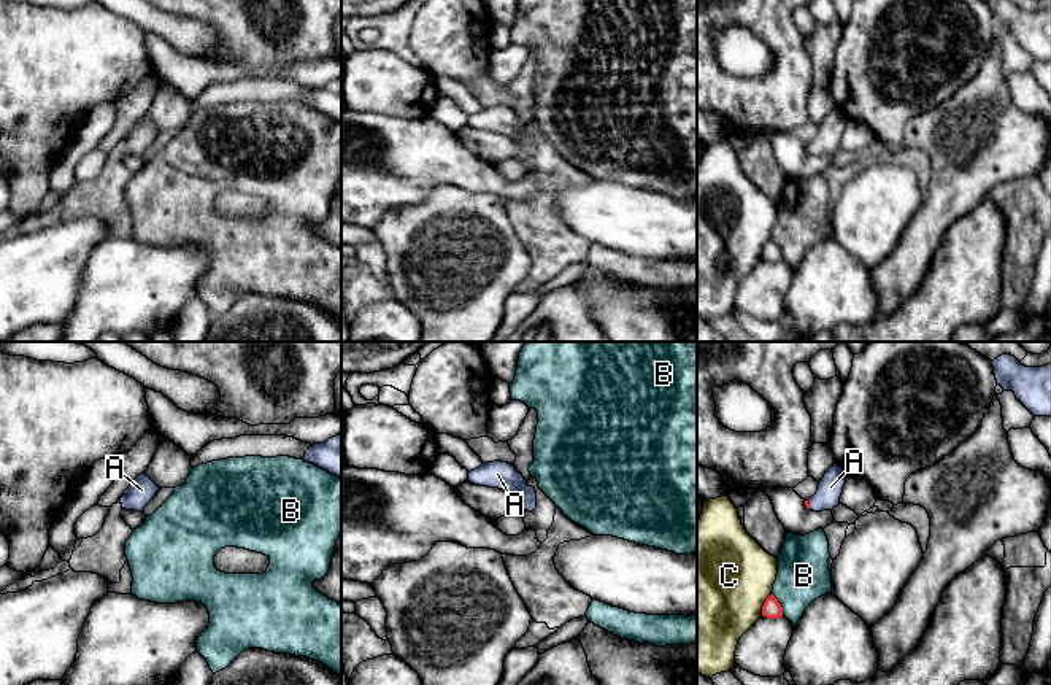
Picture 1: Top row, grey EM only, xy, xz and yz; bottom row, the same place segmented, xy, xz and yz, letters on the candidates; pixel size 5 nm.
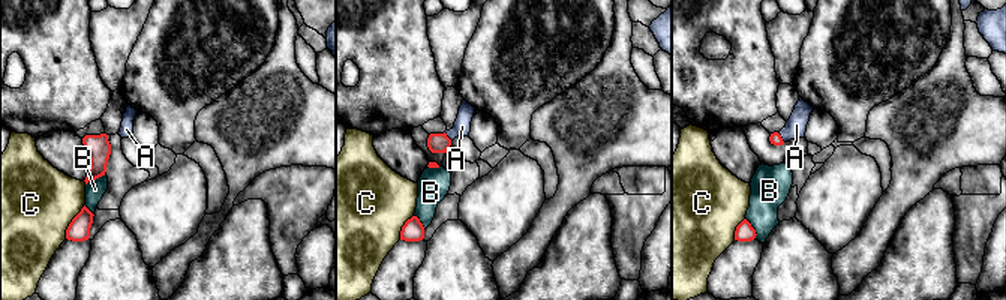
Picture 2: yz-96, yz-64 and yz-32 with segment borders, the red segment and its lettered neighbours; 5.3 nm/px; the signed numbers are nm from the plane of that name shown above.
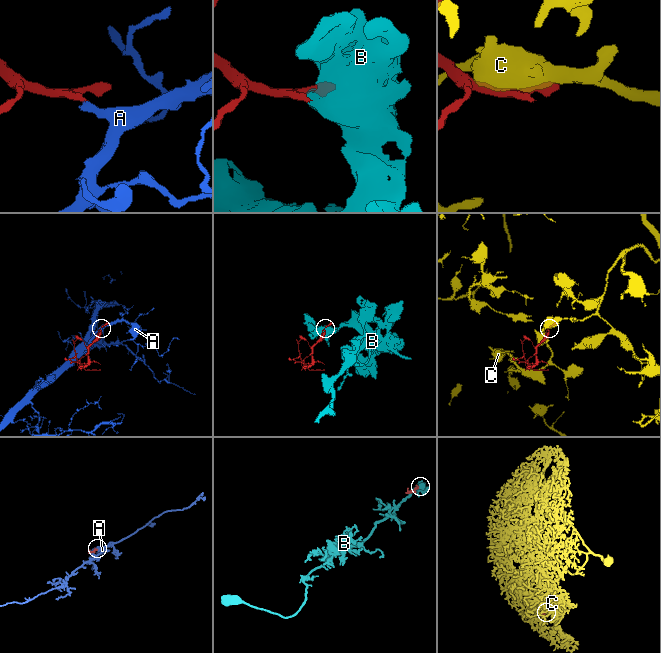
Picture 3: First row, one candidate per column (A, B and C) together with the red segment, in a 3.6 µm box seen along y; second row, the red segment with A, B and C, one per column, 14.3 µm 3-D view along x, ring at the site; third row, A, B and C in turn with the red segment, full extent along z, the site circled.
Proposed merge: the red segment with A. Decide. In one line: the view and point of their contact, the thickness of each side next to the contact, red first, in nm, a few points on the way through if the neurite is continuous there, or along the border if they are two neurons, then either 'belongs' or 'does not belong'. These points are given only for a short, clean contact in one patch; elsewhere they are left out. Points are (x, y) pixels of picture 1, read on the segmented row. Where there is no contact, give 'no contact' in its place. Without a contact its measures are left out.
contact yz (808, 504); calibres 20 and 130 nm; way yz (807, 504), (808, 504), (831, 487); belongs

